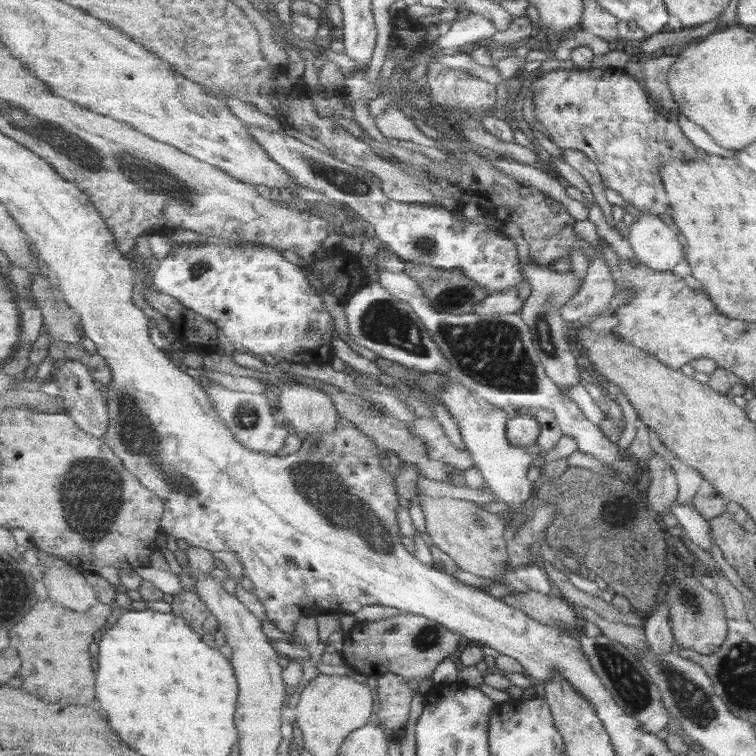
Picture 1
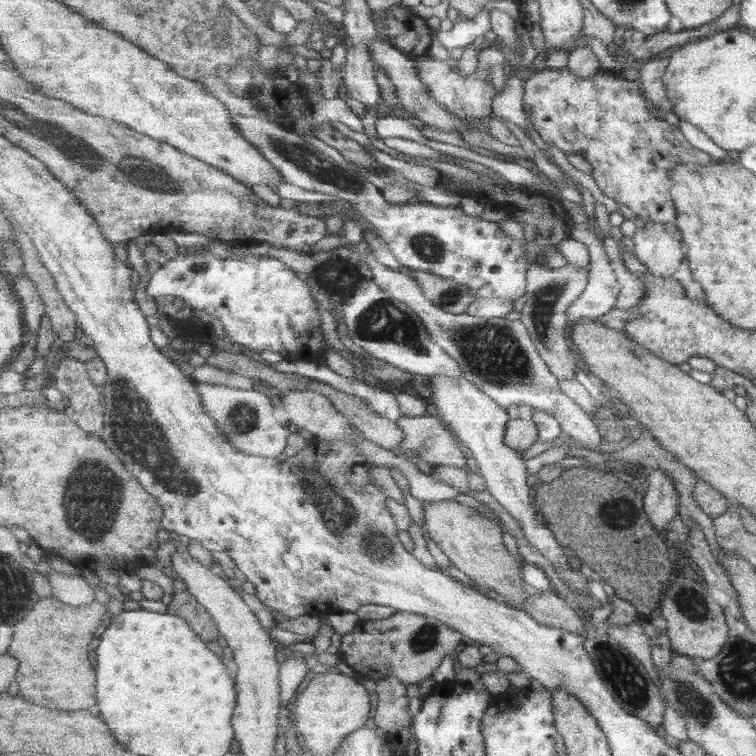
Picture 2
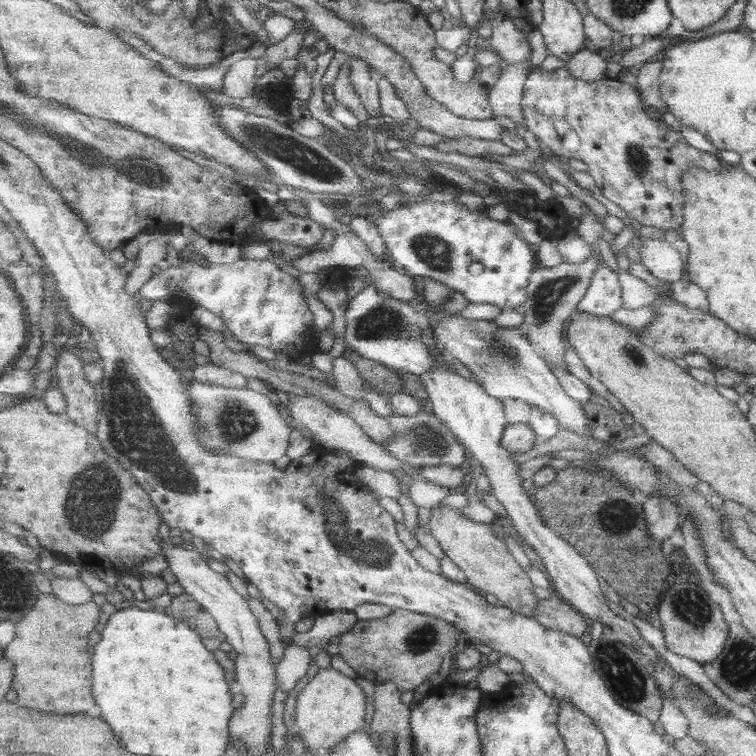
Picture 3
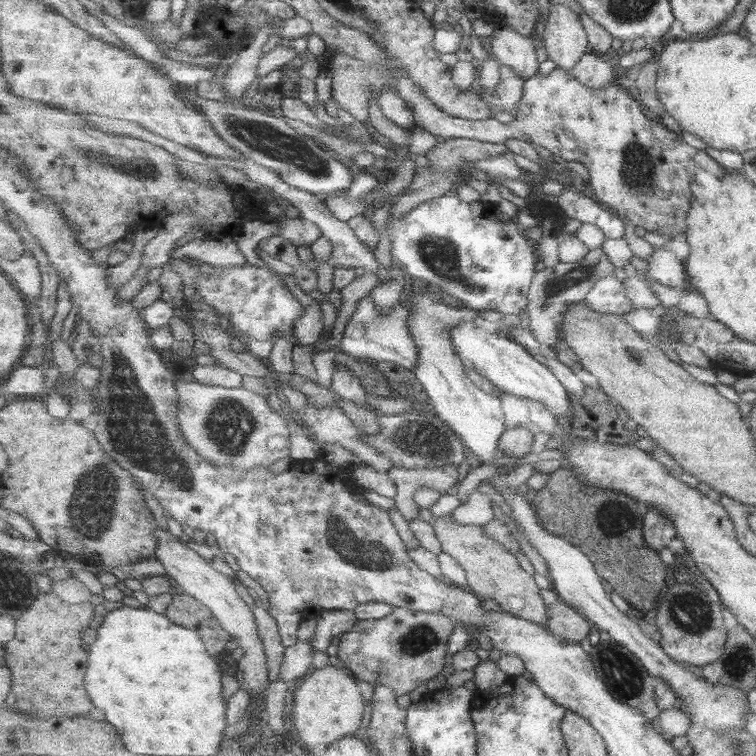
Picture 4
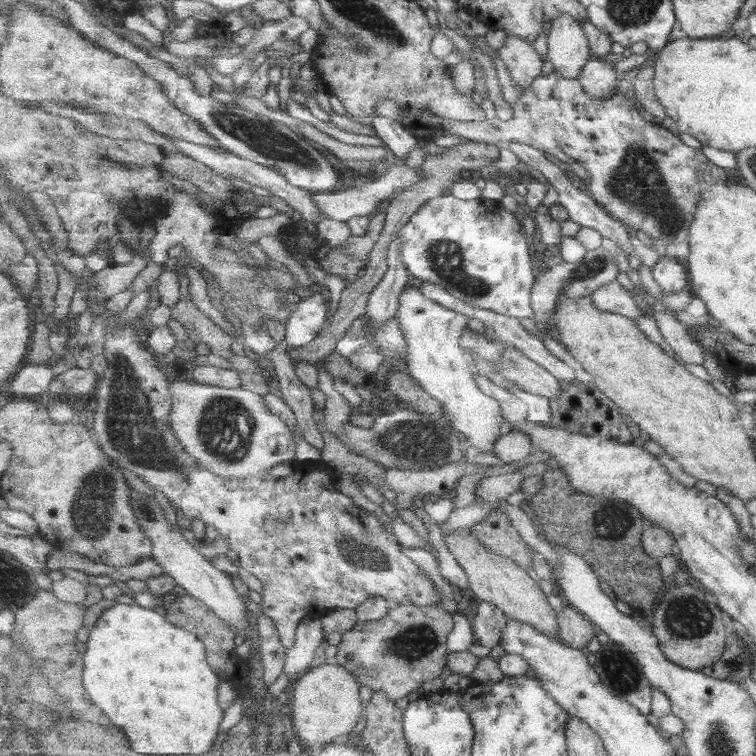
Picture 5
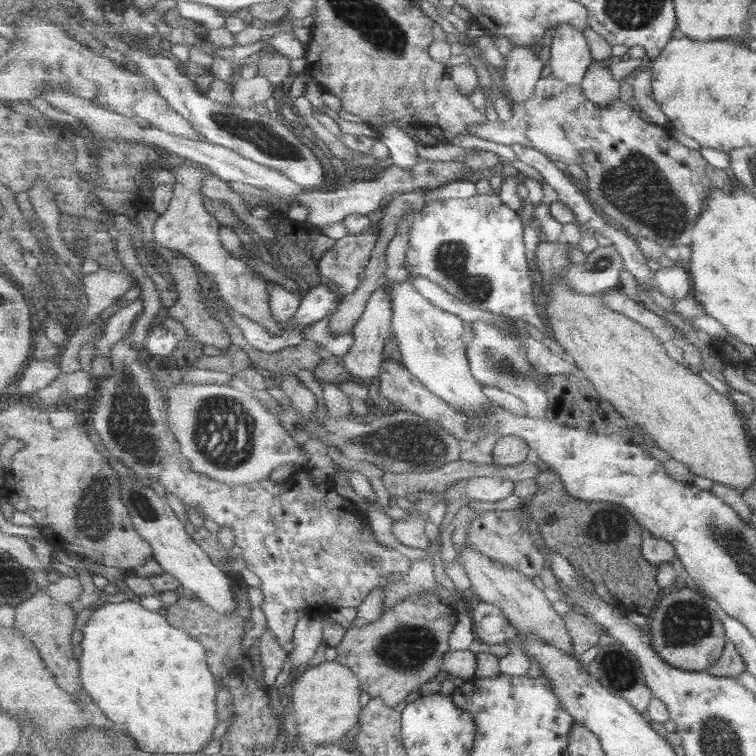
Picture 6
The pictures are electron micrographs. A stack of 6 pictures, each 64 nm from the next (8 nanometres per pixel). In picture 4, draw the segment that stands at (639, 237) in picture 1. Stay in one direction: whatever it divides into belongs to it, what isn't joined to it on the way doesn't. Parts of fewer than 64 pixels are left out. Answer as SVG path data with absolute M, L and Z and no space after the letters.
M668 245L660 249L653 248L648 264L648 274L667 286L681 286L686 284L684 261L675 256L675 252Z

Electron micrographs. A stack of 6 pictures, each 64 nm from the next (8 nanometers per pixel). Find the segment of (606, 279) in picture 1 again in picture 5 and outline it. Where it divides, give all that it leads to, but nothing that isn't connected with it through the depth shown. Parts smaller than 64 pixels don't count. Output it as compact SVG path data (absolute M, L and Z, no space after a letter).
M615 281L599 288L591 298L601 310L621 314L631 319L639 319L643 315L643 310L639 309L637 302L633 300L632 293Z

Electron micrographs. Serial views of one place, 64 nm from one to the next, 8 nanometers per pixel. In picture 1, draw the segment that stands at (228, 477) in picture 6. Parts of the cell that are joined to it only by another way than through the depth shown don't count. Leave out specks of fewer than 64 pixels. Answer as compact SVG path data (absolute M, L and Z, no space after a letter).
M217 383L207 385L205 389L207 394L210 395L211 402L214 402L214 407L218 410L219 416L226 422L226 425L243 446L271 455L280 453L281 448L285 446L287 436L292 430L287 424L279 424L275 421L273 415L275 410L269 406L269 400L264 393L231 390Z

